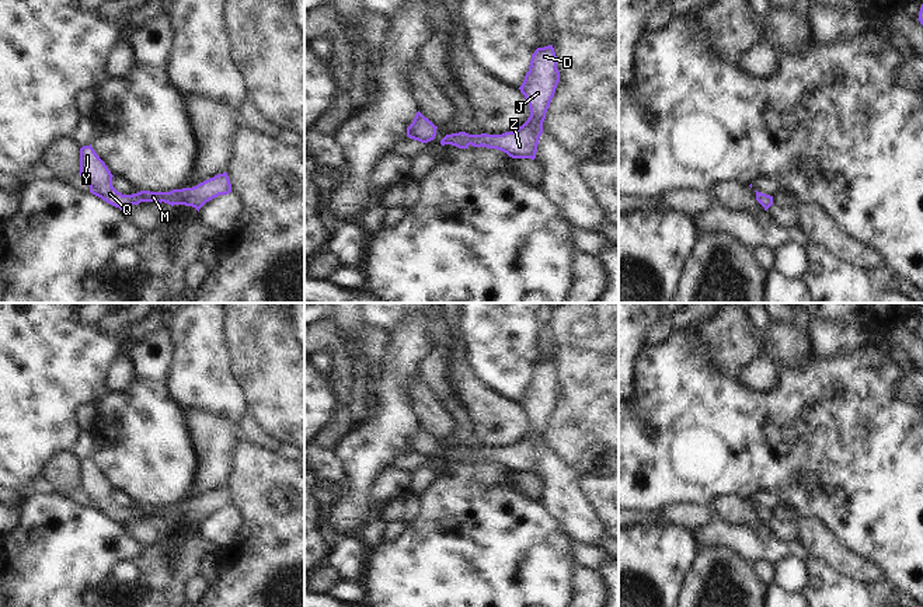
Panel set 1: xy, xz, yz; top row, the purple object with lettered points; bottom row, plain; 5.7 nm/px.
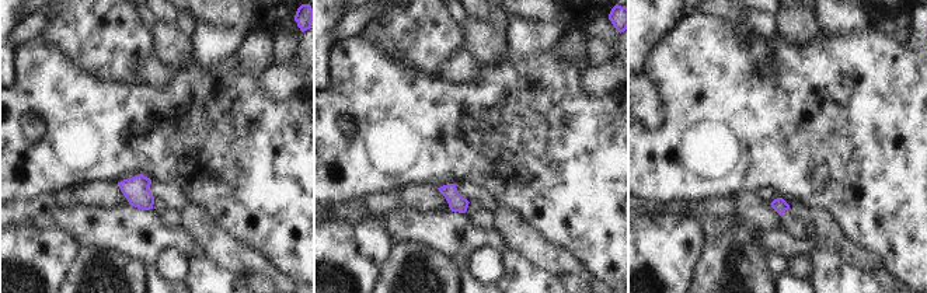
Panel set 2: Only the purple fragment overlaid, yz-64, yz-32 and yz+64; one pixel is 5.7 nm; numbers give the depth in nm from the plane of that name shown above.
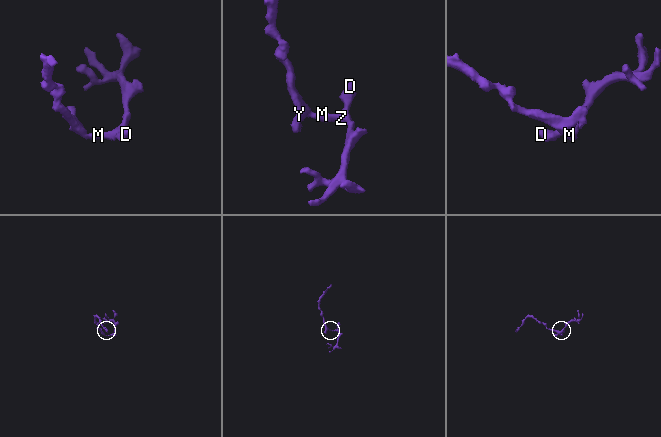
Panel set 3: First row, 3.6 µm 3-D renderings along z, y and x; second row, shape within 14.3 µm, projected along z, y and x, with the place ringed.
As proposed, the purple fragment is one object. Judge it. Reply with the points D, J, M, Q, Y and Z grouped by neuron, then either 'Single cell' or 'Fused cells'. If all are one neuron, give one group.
Groups: D J M Q Y Z. Single cell.

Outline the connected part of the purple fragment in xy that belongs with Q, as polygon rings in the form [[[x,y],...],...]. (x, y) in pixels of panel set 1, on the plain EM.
[[[90,460],[80,463],[80,486],[88,498],[90,506],[107,517],[119,521],[139,519],[140,516],[157,516],[174,519],[192,520],[198,526],[199,523],[213,512],[219,509],[227,509],[231,506],[231,498],[227,486],[217,488],[196,500],[173,503],[170,506],[150,506],[140,505],[132,509],[122,509],[112,500],[112,488],[100,472],[100,470]]]

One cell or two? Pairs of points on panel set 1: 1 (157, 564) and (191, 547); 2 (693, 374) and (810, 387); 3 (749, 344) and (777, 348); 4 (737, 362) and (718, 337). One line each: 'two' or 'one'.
1: one
2: one
3: two
4: one

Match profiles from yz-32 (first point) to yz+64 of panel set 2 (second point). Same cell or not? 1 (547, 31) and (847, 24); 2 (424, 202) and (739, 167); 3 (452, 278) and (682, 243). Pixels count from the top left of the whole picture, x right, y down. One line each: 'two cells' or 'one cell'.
1: one cell
2: two cells
3: two cells

